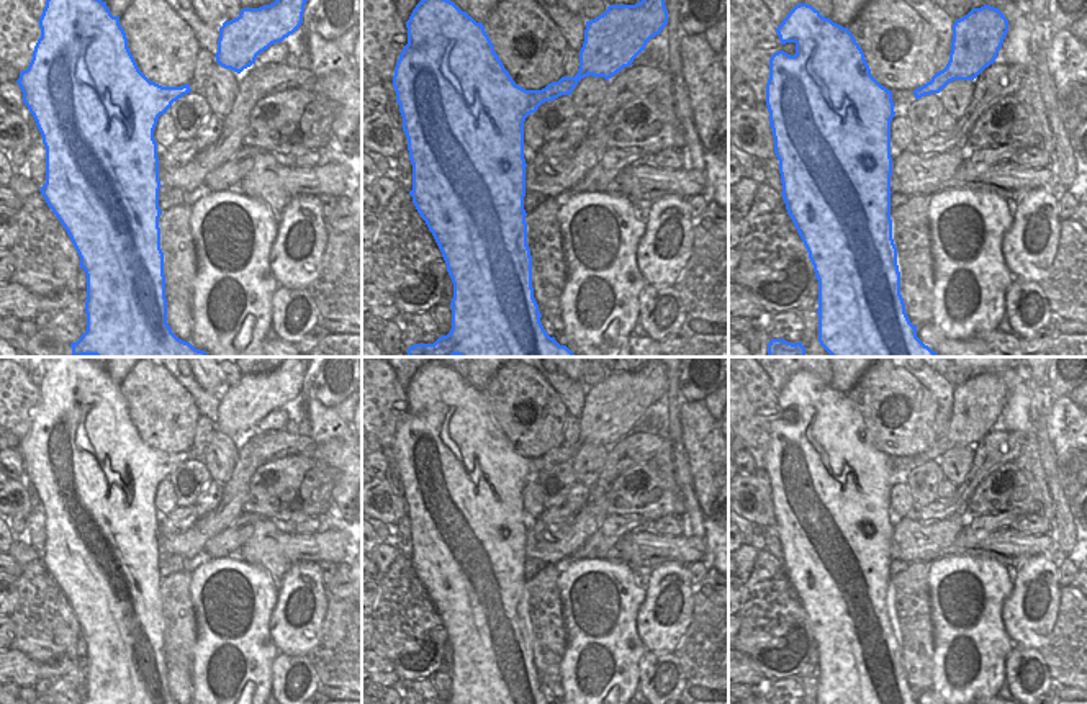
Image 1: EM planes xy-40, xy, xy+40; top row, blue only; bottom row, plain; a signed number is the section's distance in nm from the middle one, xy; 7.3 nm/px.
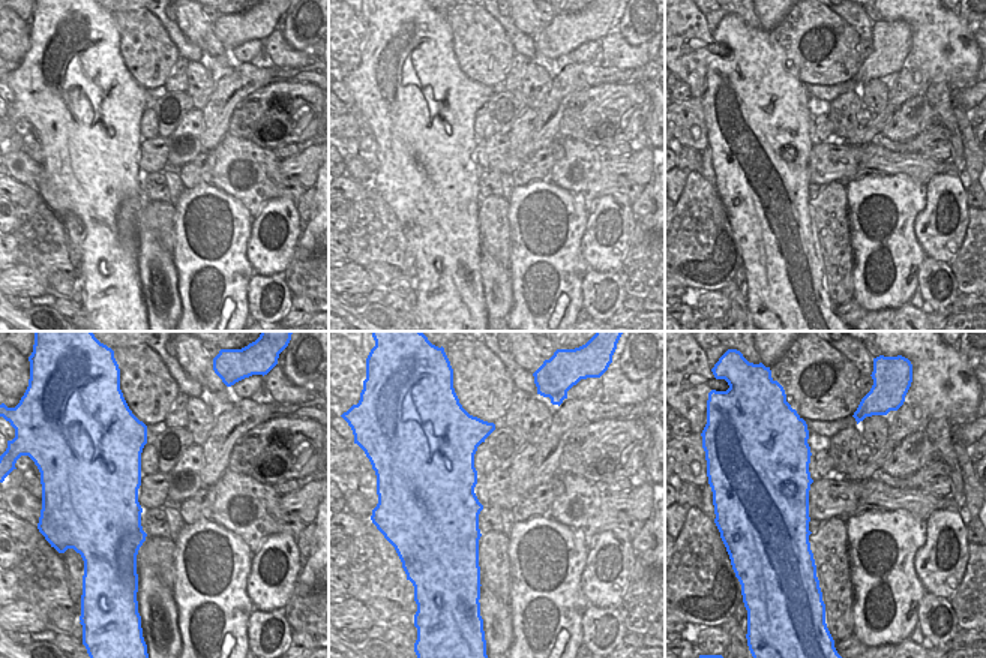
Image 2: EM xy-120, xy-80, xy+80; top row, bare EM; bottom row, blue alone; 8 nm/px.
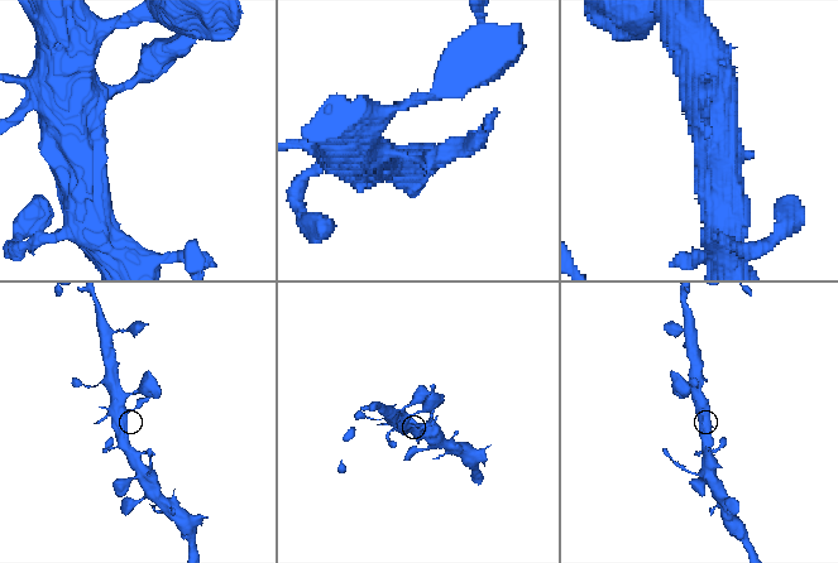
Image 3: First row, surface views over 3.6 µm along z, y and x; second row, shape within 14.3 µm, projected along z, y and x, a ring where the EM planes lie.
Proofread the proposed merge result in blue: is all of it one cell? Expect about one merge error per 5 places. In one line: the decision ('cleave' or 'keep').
keep

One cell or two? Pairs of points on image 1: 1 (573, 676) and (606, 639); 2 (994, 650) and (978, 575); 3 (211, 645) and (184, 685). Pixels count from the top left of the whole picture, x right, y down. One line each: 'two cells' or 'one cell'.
1: one cell
2: one cell
3: two cells

